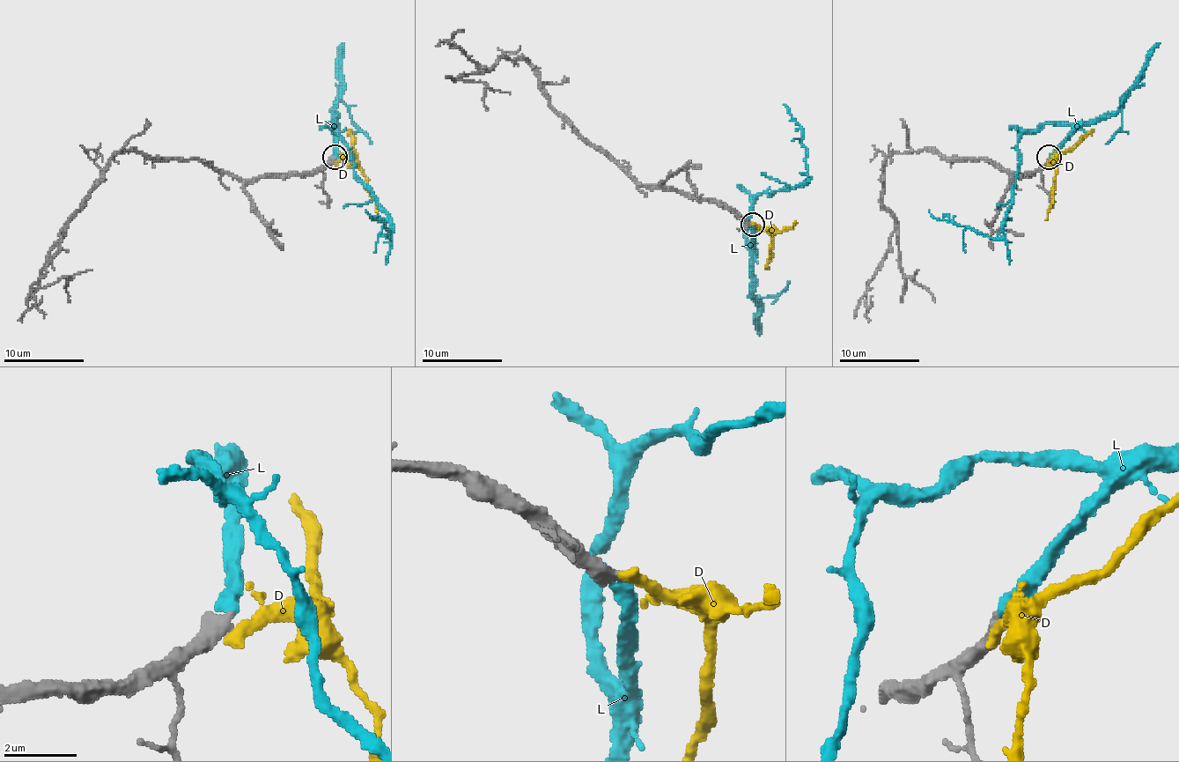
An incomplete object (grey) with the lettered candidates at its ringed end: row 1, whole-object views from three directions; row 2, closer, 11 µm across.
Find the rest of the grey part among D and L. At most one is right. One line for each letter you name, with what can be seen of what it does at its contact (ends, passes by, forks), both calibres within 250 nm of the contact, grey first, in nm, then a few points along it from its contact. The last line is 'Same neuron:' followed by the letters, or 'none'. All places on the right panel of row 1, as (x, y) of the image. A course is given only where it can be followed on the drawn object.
L: It ends there. Thickness 380 nm (grey) against 400 nm. Its course: (1049, 158), (1073, 131), (1069, 125), (1041, 123), (1021, 135), (1013, 203), (998, 238), (939, 219), (929, 210)
Same neuron: L

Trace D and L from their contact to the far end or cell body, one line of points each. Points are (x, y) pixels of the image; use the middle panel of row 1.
D: (753, 225), (779, 231), (791, 229), (795, 220)
L: (751, 225), (751, 248), (747, 245), (751, 203), (765, 192), (793, 188), (807, 174), (801, 126), (783, 104)

